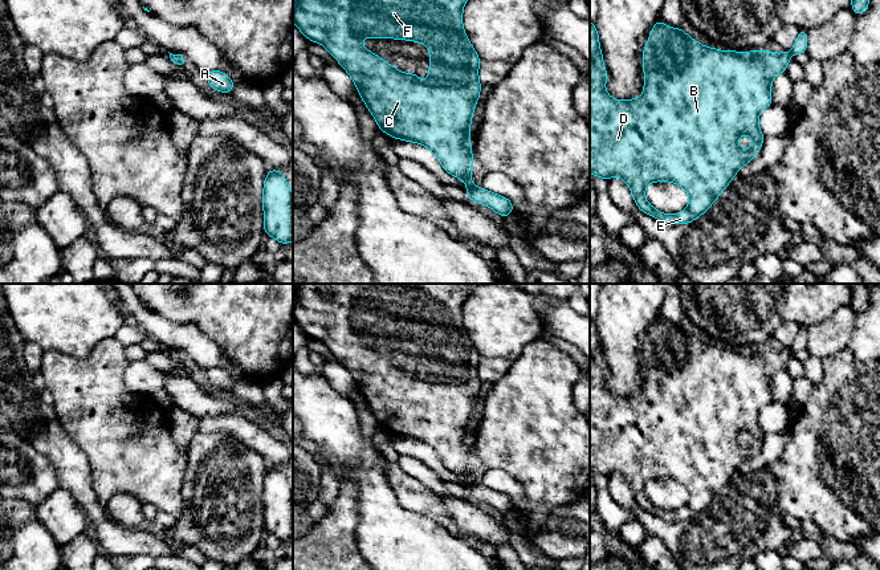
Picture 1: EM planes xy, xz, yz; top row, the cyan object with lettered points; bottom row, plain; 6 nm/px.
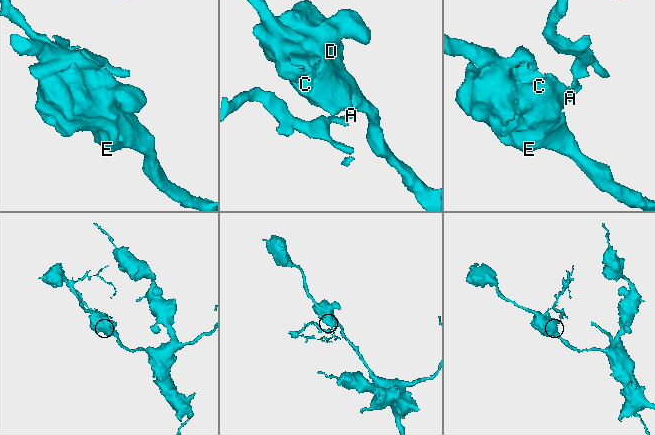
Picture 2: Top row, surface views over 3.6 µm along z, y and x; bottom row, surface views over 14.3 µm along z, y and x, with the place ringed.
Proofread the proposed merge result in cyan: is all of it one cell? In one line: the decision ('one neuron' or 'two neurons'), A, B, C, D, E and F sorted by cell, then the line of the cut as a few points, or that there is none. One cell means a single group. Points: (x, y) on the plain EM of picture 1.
two neurons; A / B C D E F; cut in xy along (174, 351), (182, 355)

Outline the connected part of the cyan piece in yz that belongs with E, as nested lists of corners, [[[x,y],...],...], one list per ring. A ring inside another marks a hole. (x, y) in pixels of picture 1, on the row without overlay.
[[[660,315],[651,326],[649,338],[644,342],[643,347],[643,365],[644,365],[644,388],[640,395],[618,398],[610,394],[604,387],[604,380],[610,371],[604,367],[603,353],[599,342],[599,333],[594,318],[590,318],[590,469],[594,473],[599,473],[606,479],[614,472],[619,472],[630,484],[637,505],[649,512],[651,514],[660,517],[667,521],[689,521],[698,513],[704,512],[710,502],[718,496],[720,490],[728,484],[730,477],[737,472],[737,468],[757,453],[762,445],[765,432],[758,423],[759,410],[773,402],[771,396],[771,378],[779,370],[786,370],[787,361],[790,358],[790,350],[771,350],[766,346],[754,349],[724,349],[714,345],[706,345],[702,341],[689,334],[683,325],[667,323]],[[741,431],[747,431],[753,435],[754,441],[749,447],[738,444],[737,437]],[[651,479],[673,479],[677,483],[687,486],[689,492],[688,504],[679,510],[668,512],[653,505],[644,493],[644,486]]]

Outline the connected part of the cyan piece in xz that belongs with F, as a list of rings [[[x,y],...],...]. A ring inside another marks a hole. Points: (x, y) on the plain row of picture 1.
[[[293,284],[293,319],[309,338],[322,341],[331,353],[342,362],[342,365],[350,371],[354,378],[359,394],[366,400],[367,406],[375,415],[379,427],[388,431],[395,436],[403,436],[406,439],[415,439],[428,444],[439,456],[444,467],[457,476],[463,476],[464,481],[469,484],[474,480],[470,475],[469,468],[473,467],[474,461],[472,447],[470,447],[470,416],[473,414],[474,403],[480,395],[481,379],[478,378],[478,361],[481,358],[480,353],[474,349],[467,330],[463,326],[463,304],[470,294],[472,289],[478,284],[325,284],[333,289],[330,298],[323,298],[317,286],[319,284]],[[360,334],[375,334],[375,335],[398,335],[421,339],[429,343],[429,371],[425,379],[419,378],[419,372],[415,370],[403,370],[396,365],[391,363],[388,359],[382,357],[375,350],[367,347],[362,339]]]

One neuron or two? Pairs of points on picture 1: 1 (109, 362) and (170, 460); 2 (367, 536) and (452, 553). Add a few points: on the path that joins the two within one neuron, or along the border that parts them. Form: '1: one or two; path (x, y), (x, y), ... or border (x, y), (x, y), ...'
1: one; path (109, 391), (113, 423), (141, 452)
2: one; path (388, 537), (408, 553), (431, 553)

